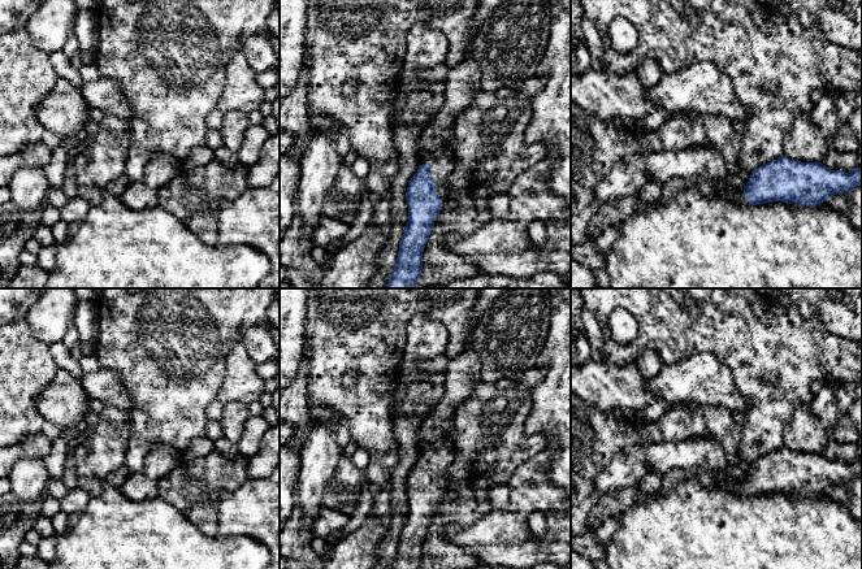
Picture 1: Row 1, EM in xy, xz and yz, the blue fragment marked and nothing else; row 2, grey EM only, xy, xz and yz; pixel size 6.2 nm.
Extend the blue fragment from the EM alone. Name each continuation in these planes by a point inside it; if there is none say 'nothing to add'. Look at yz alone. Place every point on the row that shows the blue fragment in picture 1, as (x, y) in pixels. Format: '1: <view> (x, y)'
1: yz (737, 198)

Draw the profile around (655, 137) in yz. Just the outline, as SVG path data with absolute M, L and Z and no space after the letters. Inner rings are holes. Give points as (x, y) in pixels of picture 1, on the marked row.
M571 104L571 246L588 240L588 225L602 204L594 197L597 186L616 161L640 153L645 140L657 151L718 148L735 174L742 138L744 122L720 114L692 120L677 113L659 129L641 135L636 127L611 126Z

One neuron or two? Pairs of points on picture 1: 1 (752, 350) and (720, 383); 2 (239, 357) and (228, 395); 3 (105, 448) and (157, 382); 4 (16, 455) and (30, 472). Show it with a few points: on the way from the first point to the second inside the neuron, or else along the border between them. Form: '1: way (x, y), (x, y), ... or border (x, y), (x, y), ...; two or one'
1: border (707, 351), (728, 368), (735, 387), (745, 398); two
2: way (239, 366), (239, 382), (235, 386); one
3: border (129, 412), (130, 434), (125, 448); two
4: border (21, 457), (13, 467); two

